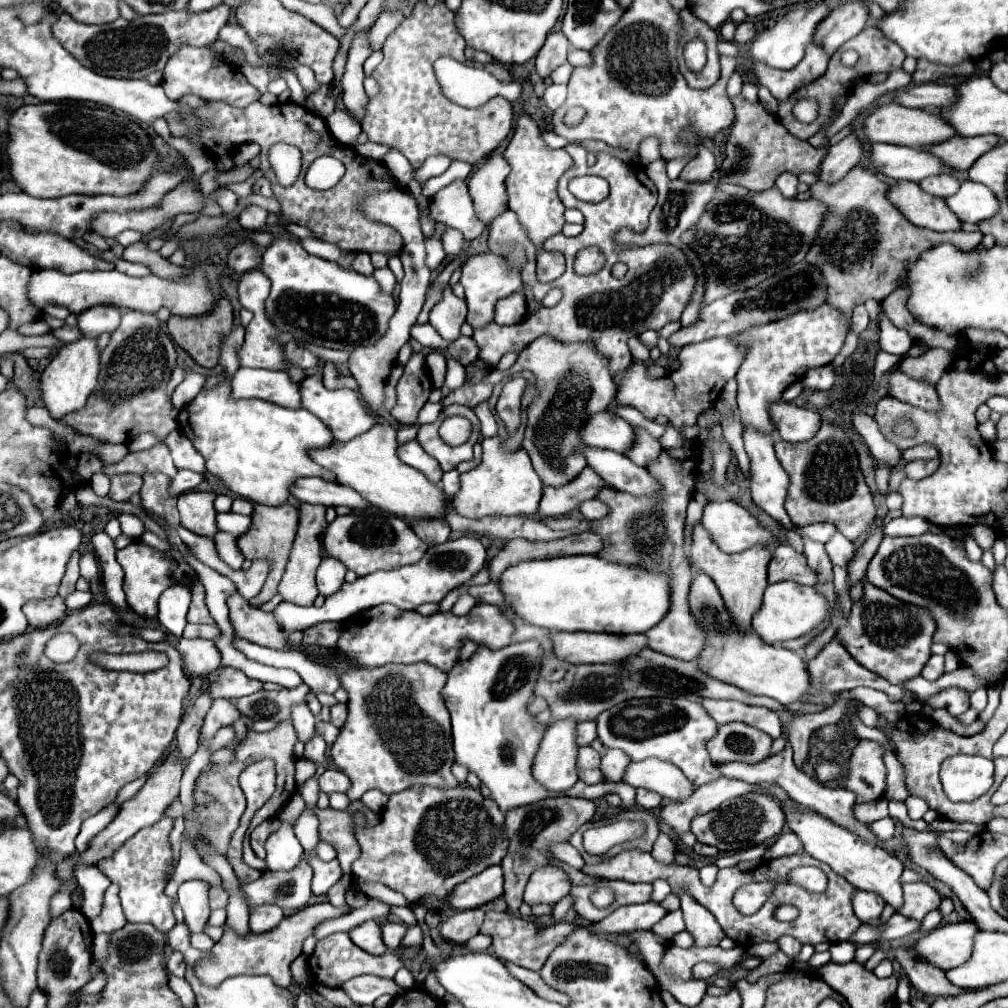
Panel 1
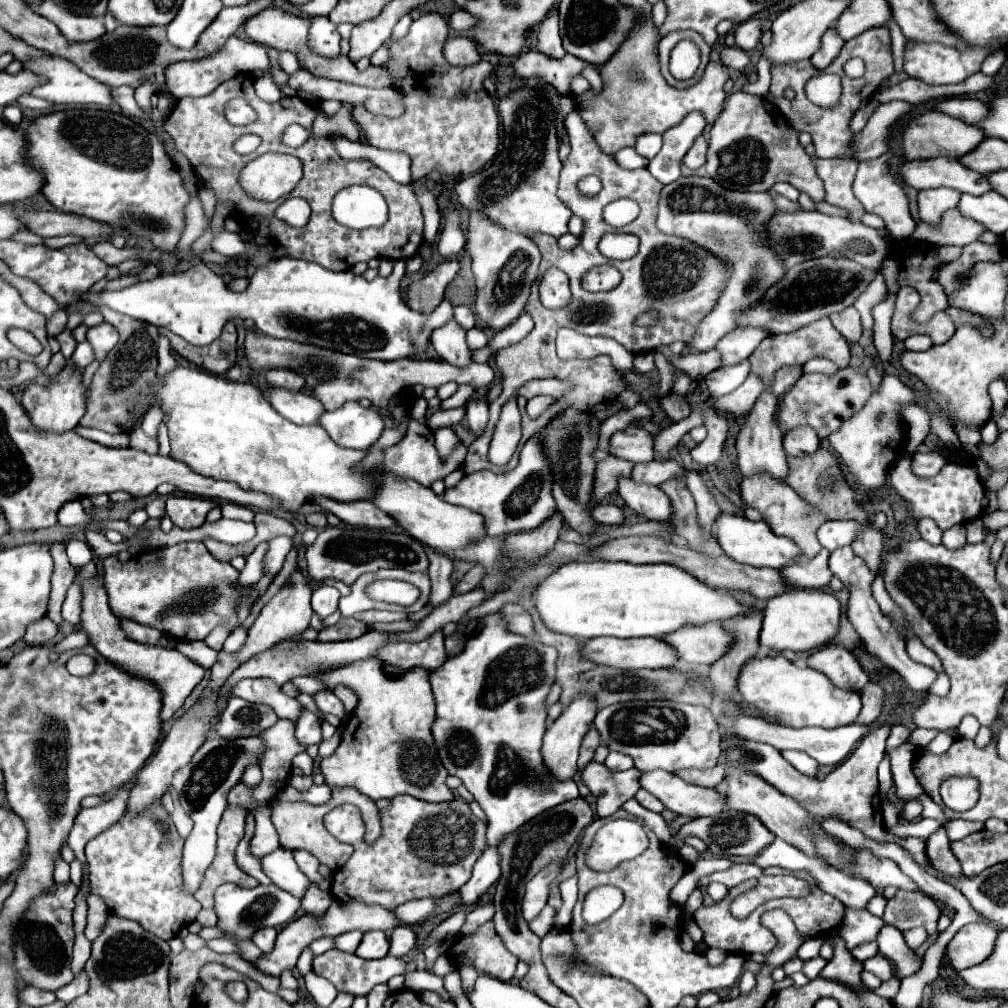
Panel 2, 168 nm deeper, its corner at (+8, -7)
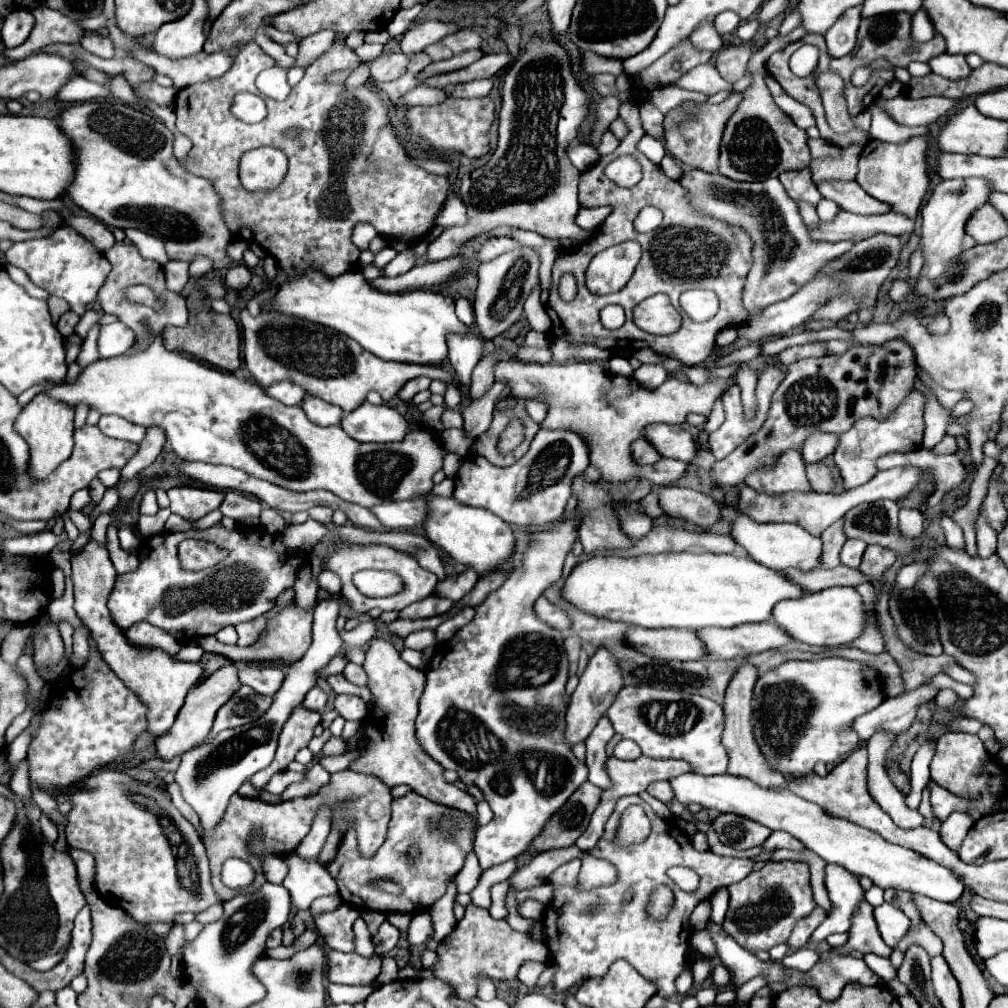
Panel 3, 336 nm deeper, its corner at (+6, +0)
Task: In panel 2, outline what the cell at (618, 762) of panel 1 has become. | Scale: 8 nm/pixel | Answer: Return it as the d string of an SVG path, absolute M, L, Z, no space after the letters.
M612 751L612 753L606 757L606 763L604 763L604 765L608 765L608 769L612 769L612 771L624 771L624 769L634 767L634 761L632 761L632 757L628 757L628 755L624 755L624 753Z

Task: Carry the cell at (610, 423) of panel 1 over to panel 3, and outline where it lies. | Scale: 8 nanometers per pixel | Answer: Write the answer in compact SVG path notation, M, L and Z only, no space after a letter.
M650 424L650 426L644 426L642 436L650 438L658 454L662 454L664 458L690 462L696 456L696 444L692 440L692 434L682 430L680 426Z

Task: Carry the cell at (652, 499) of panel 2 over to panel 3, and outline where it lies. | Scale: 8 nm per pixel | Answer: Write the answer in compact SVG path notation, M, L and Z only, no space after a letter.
M664 486L658 488L656 494L664 514L670 518L680 518L684 522L694 522L700 528L708 528L720 516L720 504L696 490Z

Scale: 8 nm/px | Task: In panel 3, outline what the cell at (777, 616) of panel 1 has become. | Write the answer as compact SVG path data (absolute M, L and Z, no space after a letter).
M826 588L814 594L804 594L796 600L782 600L774 606L774 620L792 640L812 646L844 646L860 636L866 624L866 608L854 588Z

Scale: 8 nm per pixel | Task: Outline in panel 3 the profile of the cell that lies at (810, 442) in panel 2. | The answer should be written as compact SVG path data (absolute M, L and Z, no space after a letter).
M810 434L810 438L802 444L802 458L804 462L820 462L834 454L834 448L838 446L838 436L834 434Z

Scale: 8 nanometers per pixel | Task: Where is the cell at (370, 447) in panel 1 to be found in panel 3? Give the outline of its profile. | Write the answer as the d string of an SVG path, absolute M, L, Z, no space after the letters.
M424 494L422 496L428 512L424 520L424 532L426 536L446 550L456 562L472 566L480 576L486 572L492 572L500 568L512 554L514 550L514 530L502 522L496 514L490 514L488 510L482 508L470 508L456 498L446 498L446 496L436 496L436 494Z

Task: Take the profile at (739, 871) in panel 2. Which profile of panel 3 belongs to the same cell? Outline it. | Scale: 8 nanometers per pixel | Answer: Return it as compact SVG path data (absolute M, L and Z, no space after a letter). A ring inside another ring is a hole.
M624 796L618 800L612 816L608 818L606 822L606 828L604 828L604 834L600 838L600 842L596 844L594 850L590 850L590 854L594 854L596 858L602 858L602 860L608 860L614 864L614 868L618 870L618 878L612 886L606 886L606 888L594 888L594 890L580 890L578 888L578 870L580 870L580 862L568 862L564 866L560 866L550 878L548 882L554 886L554 898L552 902L548 904L546 909L546 916L544 916L544 934L546 934L546 944L548 944L548 950L554 958L554 962L558 964L556 968L556 974L554 974L554 988L556 992L568 992L572 986L578 986L580 982L584 982L586 978L598 978L598 976L604 976L608 972L608 968L616 962L616 960L626 960L628 964L632 964L632 968L636 972L640 972L644 978L648 978L650 982L656 984L658 988L658 994L662 998L672 998L678 994L676 990L676 978L684 972L684 970L690 970L690 962L688 962L688 940L690 940L690 924L688 924L688 916L692 914L692 910L696 908L698 902L710 898L710 894L720 888L720 886L726 886L726 884L734 884L734 882L740 882L744 880L752 868L754 868L754 860L752 858L726 858L726 856L716 856L712 854L710 850L706 852L696 852L690 844L690 838L678 830L676 826L672 826L668 820L662 820L658 818L650 806L640 798L640 796ZM632 804L638 804L644 808L646 816L650 818L652 822L652 832L650 836L642 842L642 844L636 844L636 846L628 846L628 848L618 848L612 844L614 840L614 832L616 832L616 826L618 826L618 820L620 820L620 814L624 812L624 808L632 806ZM680 840L680 844L678 844ZM672 866L688 866L692 868L698 876L700 876L700 886L696 892L684 892L680 890L666 874L668 868ZM658 886L670 886L672 892L674 892L674 904L672 904L672 910L668 912L666 918L650 918L646 914L646 906L650 902L650 896L652 896L652 890L658 888ZM596 908L594 914L590 914L590 910Z

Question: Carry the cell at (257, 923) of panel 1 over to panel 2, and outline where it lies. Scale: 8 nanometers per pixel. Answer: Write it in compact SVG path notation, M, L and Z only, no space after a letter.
M260 929L260 933L256 933L256 937L252 937L252 941L254 941L264 953L270 953L270 951L274 949L276 929Z

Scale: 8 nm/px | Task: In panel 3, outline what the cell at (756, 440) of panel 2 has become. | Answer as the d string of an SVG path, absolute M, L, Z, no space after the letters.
M786 450L786 454L782 454L774 466L766 466L766 470L754 470L754 474L746 476L744 484L766 494L810 490L804 460L798 450Z

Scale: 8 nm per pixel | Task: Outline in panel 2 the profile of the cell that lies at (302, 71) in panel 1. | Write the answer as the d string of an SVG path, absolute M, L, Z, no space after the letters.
M278 51L278 63L280 63L280 67L282 67L288 75L292 75L292 73L300 67L298 59L296 59L292 53L288 53L288 51Z

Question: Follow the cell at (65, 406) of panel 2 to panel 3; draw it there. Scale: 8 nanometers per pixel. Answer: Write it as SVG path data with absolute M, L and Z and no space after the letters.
M36 394L30 404L24 406L22 414L16 420L16 430L30 444L30 474L34 478L44 478L50 474L62 460L66 460L72 452L72 432L74 432L74 408L66 406L66 402L54 402L54 398L46 398L44 394Z

